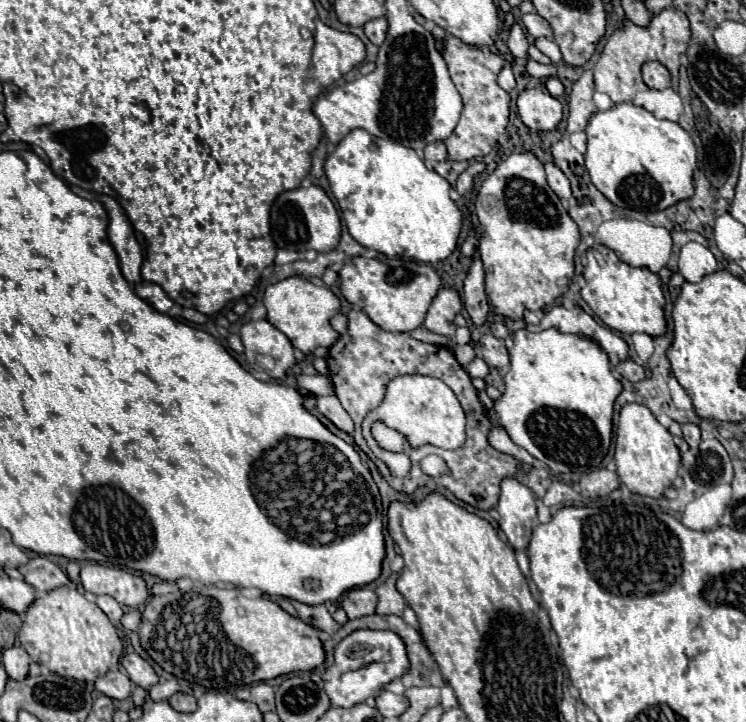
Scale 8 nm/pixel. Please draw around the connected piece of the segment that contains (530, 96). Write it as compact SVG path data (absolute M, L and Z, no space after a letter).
M526 88L518 96L518 114L530 130L552 130L562 120L562 104L540 88Z

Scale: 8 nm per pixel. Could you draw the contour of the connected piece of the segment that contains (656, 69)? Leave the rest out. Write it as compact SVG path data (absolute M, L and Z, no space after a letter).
M646 62L642 66L642 80L648 88L664 90L670 86L670 72L660 62Z

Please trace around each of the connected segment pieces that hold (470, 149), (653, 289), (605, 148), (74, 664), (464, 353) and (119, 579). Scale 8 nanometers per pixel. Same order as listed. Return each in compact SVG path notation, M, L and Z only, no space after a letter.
M448 36L448 40L444 42L442 56L448 64L452 82L464 102L464 110L462 110L458 126L454 128L452 136L444 140L448 148L448 160L460 162L460 160L472 160L472 158L484 158L496 146L500 132L504 132L508 124L510 94L496 84L496 76L504 66L504 58L496 54L488 56L484 50L472 48L454 36Z
M596 244L586 254L584 278L588 284L582 288L582 298L606 326L620 330L622 334L644 332L648 336L662 336L666 332L664 294L658 274L648 268L628 266L614 250L604 244Z
M630 102L592 114L587 126L586 170L596 188L620 208L658 212L694 194L692 174L698 167L697 148L678 122L660 120Z
M56 588L44 596L40 596L36 600L36 604L32 604L32 608L28 608L26 620L18 632L18 638L22 642L22 648L30 654L30 658L34 662L38 662L40 666L46 666L50 672L56 672L64 678L84 680L84 682L94 682L100 676L104 676L112 666L118 666L118 662L124 654L124 646L122 646L116 626L94 602L90 602L76 588Z
M464 344L464 346L456 346L456 350L454 350L454 356L456 356L456 360L466 368L468 364L470 364L470 360L474 358L474 350L472 350L472 346L470 344Z
M88 562L80 570L80 578L86 592L110 594L120 604L130 606L130 608L142 606L150 596L146 582L140 576L122 568Z

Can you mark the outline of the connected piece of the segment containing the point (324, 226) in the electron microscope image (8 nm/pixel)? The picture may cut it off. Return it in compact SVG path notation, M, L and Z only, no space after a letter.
M320 186L310 188L296 188L282 192L270 212L270 226L272 226L272 238L278 248L294 250L306 250L314 248L316 252L328 252L332 250L340 240L340 216L336 212L336 206L328 198L328 194Z

